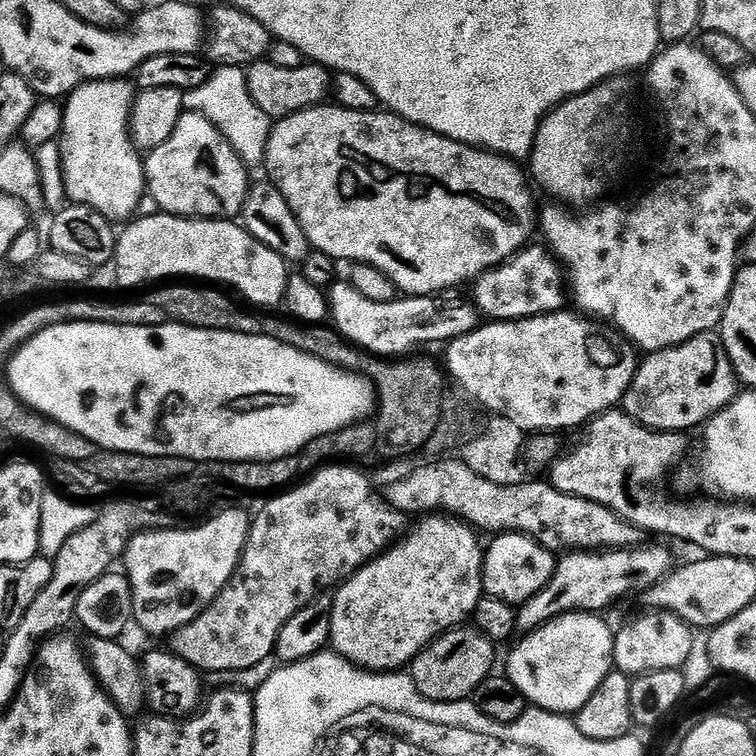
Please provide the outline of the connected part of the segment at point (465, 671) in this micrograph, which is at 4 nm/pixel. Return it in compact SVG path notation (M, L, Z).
M457 626L451 632L443 632L413 658L410 675L414 686L418 686L418 690L422 690L422 694L434 702L468 700L478 686L482 686L484 679L493 675L496 648L497 645L475 626Z

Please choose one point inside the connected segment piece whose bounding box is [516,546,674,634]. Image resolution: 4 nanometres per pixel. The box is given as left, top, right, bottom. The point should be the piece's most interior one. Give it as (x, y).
(584, 580)

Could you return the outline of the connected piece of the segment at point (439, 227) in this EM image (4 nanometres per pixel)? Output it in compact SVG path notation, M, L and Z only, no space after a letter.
M317 106L307 108L284 120L277 120L272 125L270 142L266 146L263 171L268 171L267 179L290 202L290 210L298 218L302 230L306 234L309 245L317 252L325 252L337 262L355 262L369 264L396 284L401 293L410 296L435 296L441 292L459 289L459 284L475 281L477 276L497 268L505 260L516 255L529 243L528 235L534 232L534 208L532 212L532 192L520 173L521 165L507 156L498 156L494 152L485 152L483 148L472 148L457 140L440 136L425 128L419 128L409 120L387 110L359 112L335 106Z

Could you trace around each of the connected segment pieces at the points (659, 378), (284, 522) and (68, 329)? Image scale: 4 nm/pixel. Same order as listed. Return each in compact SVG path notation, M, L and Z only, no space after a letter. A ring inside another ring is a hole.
M715 331L703 332L673 348L645 355L643 359L644 361L642 359L639 361L636 376L628 387L627 394L624 395L622 408L643 428L651 428L653 432L684 434L687 433L687 428L699 429L738 395L736 372L732 369L730 358Z
M325 466L311 473L303 482L269 499L273 500L252 520L252 530L248 533L240 565L228 585L216 595L216 600L205 612L194 618L194 622L175 633L176 655L204 674L244 672L247 668L258 667L268 655L271 657L275 653L279 632L294 614L328 587L339 585L359 568L375 560L401 535L402 513L388 503L369 477L368 481L352 467L356 466Z
M175 322L158 326L55 324L15 349L6 367L6 383L25 408L57 420L71 432L86 437L97 449L187 460L220 460L223 464L295 456L314 438L361 421L378 404L378 393L371 380L335 368L267 334L251 336L226 330L202 330Z

